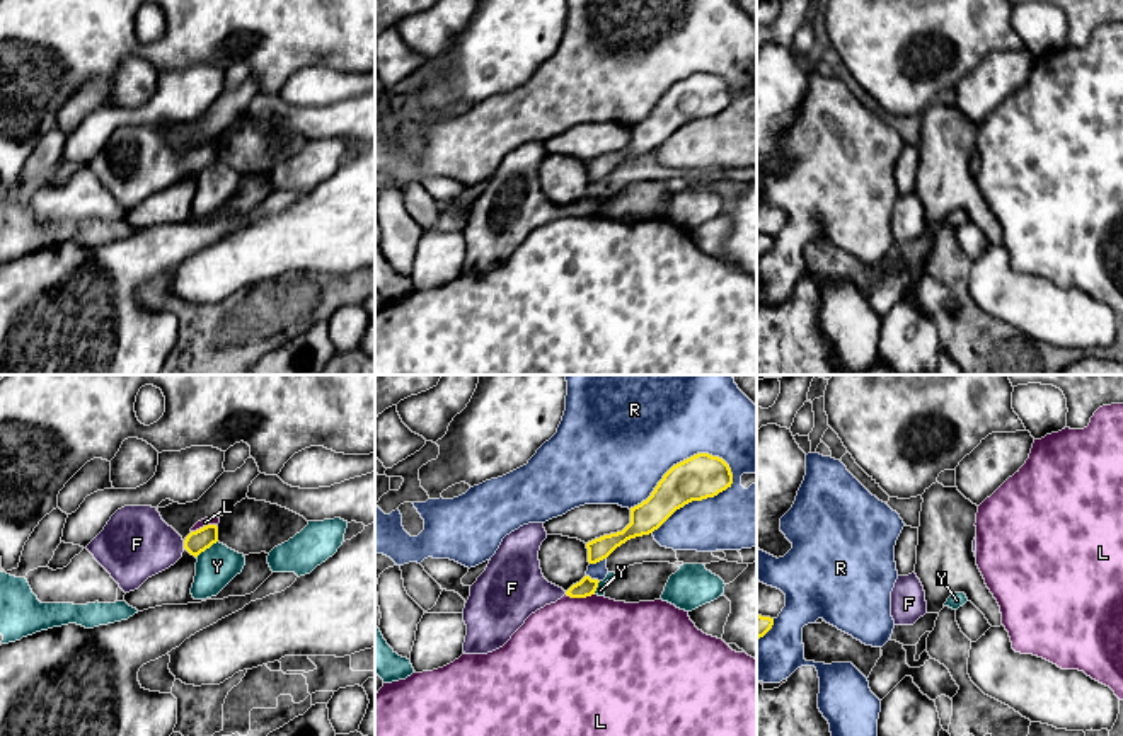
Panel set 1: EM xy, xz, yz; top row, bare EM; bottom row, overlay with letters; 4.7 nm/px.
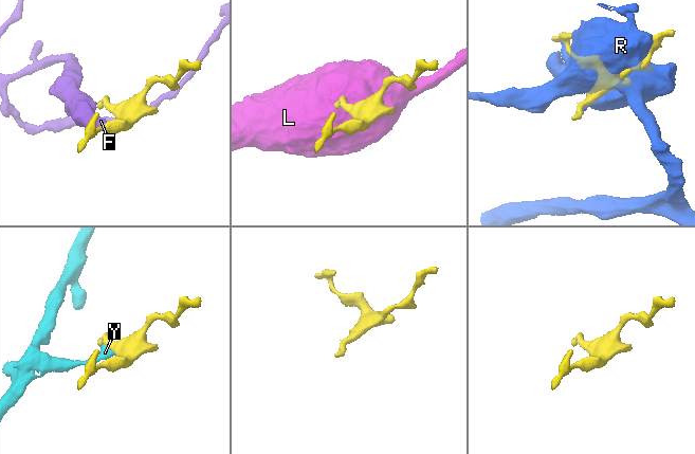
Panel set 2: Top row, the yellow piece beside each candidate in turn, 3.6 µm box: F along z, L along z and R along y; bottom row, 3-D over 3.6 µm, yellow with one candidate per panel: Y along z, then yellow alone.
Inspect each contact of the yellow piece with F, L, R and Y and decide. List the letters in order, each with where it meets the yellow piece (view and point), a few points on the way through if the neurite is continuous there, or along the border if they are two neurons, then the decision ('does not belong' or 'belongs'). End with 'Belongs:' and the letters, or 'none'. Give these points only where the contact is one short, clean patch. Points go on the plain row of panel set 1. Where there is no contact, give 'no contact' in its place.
F: contact xy (184, 162); way xy (196, 160), (184, 162), (137, 162); belongs
L: contact xz (580, 215); border xz (566, 212), (571, 215), (593, 213); does not belong
R: contact xz (677, 82); does not belong
Y: contact xy (207, 166); border xy (217, 159), (196, 176); does not belong
Belongs: F

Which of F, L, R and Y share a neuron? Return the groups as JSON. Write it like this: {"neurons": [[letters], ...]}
{"neurons": [["F"], ["L"], ["R"], ["Y"]]}

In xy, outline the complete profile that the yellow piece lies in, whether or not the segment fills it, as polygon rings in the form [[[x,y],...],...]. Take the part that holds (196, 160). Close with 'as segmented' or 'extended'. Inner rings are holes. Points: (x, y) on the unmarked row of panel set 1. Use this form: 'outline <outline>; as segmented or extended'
outline [[[124,124],[85,167],[130,211],[174,184],[184,169],[198,175],[216,160],[216,143],[206,143],[182,157],[157,126]]]; extended

